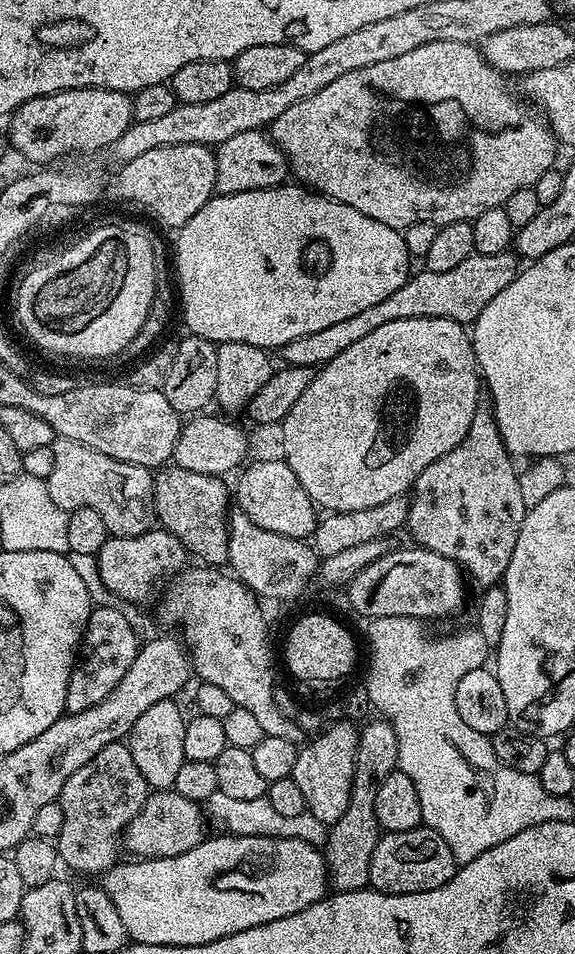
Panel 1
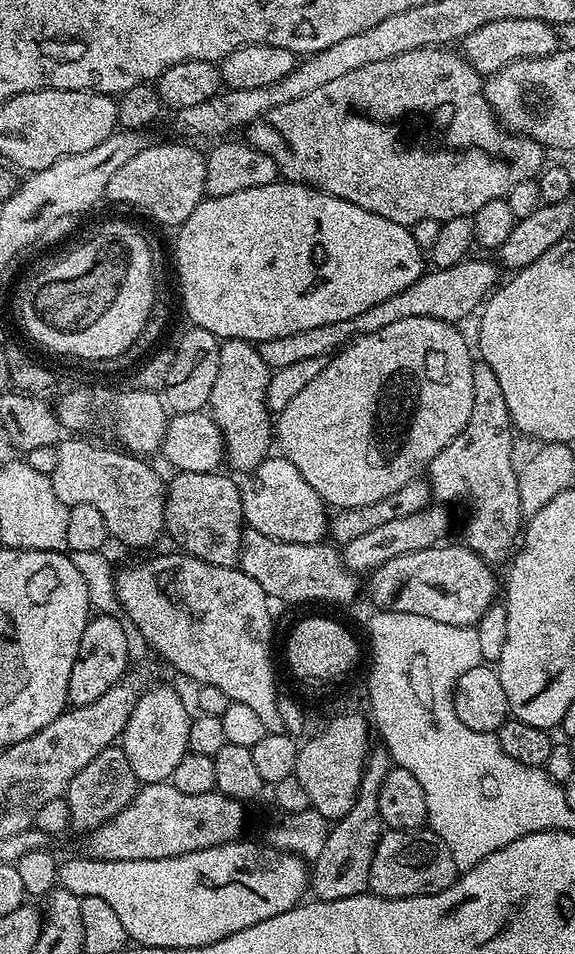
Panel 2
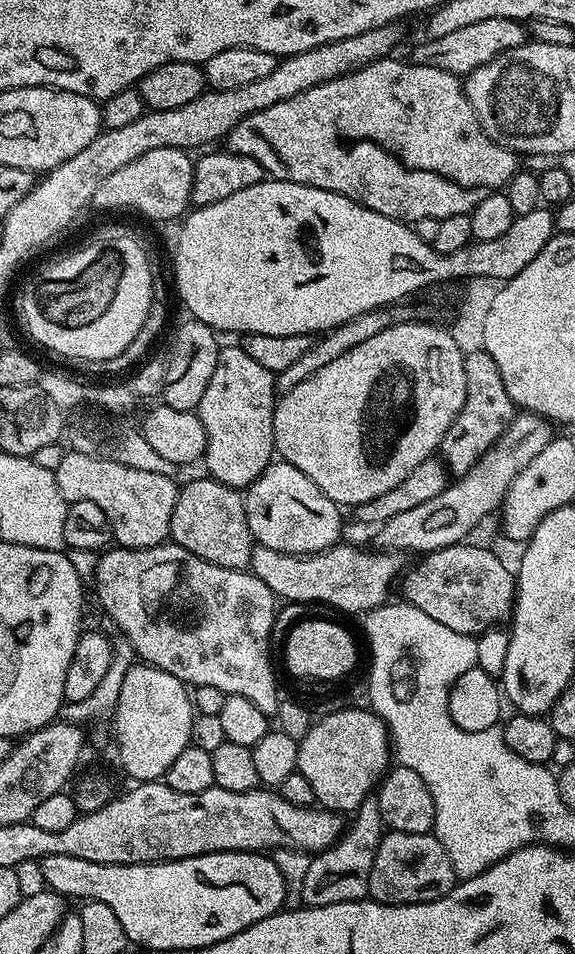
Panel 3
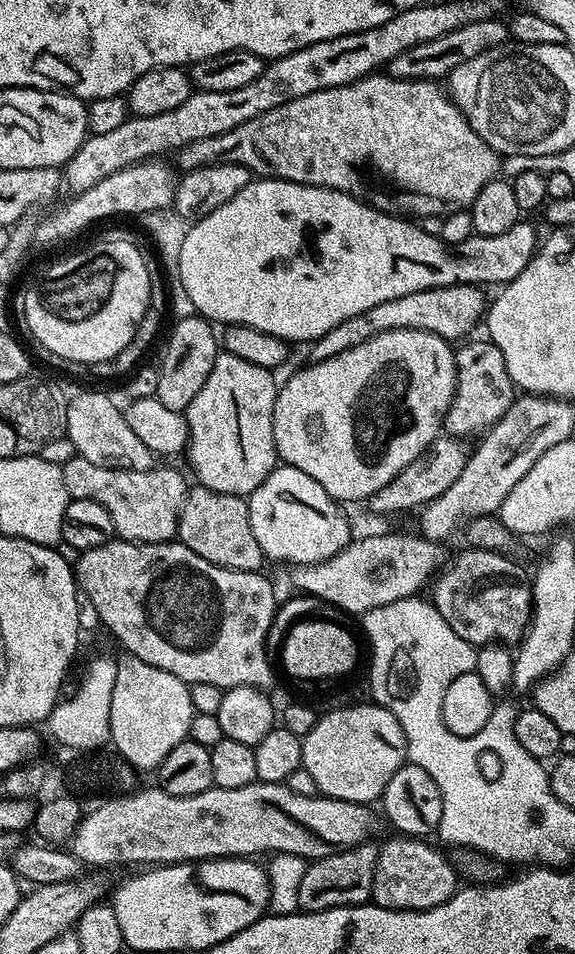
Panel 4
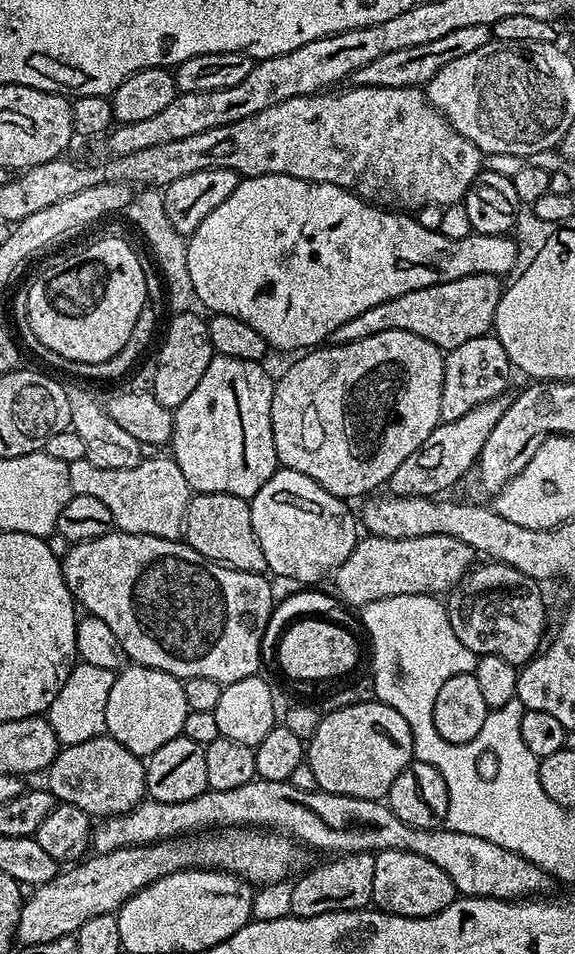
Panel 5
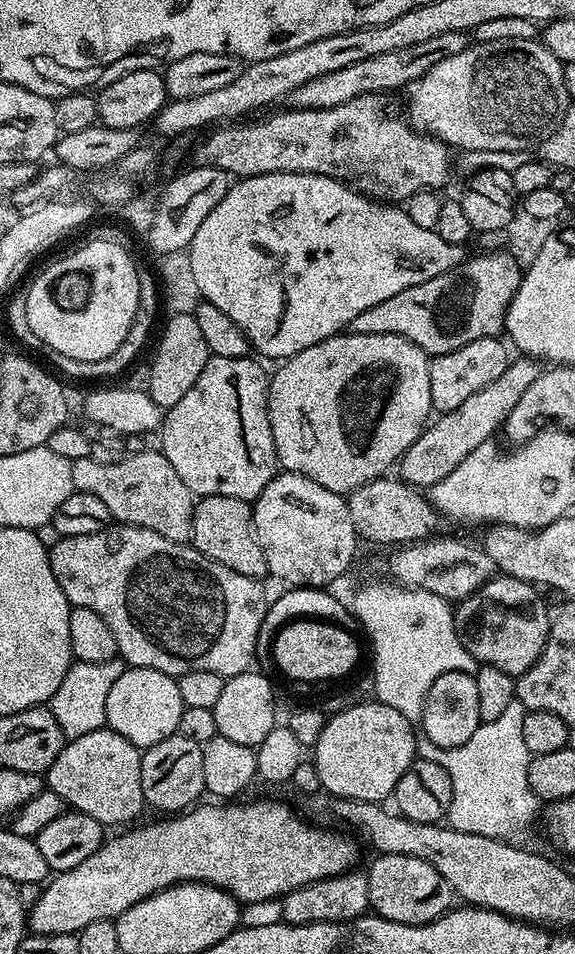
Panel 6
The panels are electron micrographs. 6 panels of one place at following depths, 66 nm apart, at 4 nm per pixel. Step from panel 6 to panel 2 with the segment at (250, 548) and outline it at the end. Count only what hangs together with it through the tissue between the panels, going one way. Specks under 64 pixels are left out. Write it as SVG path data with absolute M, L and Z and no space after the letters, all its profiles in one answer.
M176 472L173 480L167 481L164 493L164 531L179 551L214 566L234 568L240 563L246 527L241 485L222 473Z

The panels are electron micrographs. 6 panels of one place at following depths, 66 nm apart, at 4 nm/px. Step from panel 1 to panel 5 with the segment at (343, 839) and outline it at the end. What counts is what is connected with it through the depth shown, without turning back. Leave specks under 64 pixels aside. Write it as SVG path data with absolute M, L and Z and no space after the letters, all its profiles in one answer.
M371 852L340 854L328 858L325 864L309 867L303 874L295 877L290 890L290 910L293 916L314 918L318 914L335 912L359 912L372 904L374 894L374 862Z

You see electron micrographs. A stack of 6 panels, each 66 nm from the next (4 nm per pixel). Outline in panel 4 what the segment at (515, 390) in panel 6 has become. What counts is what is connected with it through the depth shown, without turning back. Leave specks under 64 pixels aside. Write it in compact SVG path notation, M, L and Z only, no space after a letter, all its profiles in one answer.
M437 436L436 441L422 455L414 458L414 462L410 462L410 466L406 466L406 470L398 474L398 478L394 478L389 484L382 486L382 490L369 496L366 507L380 516L386 515L387 512L415 513L434 498L438 498L438 494L446 494L446 490L454 486L458 474L462 474L462 466L466 466L468 461L470 452L467 447L464 449L464 444L463 439L455 436Z

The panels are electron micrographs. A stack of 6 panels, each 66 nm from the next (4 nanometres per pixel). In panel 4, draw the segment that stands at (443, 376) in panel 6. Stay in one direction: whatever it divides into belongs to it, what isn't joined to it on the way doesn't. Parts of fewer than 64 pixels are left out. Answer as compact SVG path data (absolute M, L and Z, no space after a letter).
M487 338L471 340L455 349L456 389L450 410L446 410L444 415L443 431L457 438L475 437L493 428L514 399L514 385L506 370L506 358L502 358L502 350L498 350L498 346Z

